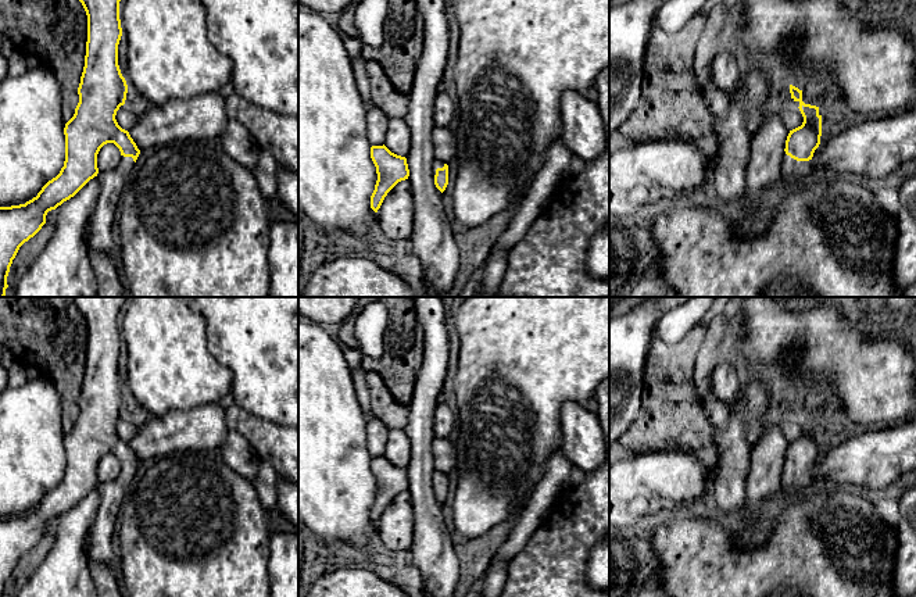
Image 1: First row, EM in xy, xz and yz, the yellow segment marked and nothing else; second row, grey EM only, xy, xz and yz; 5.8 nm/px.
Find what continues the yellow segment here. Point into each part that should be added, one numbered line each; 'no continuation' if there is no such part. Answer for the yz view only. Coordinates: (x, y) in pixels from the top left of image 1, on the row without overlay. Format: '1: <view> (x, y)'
1: yz (791, 481)

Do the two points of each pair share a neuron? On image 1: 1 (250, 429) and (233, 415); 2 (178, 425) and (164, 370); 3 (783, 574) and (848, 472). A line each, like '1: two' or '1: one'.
1: one
2: two
3: two

